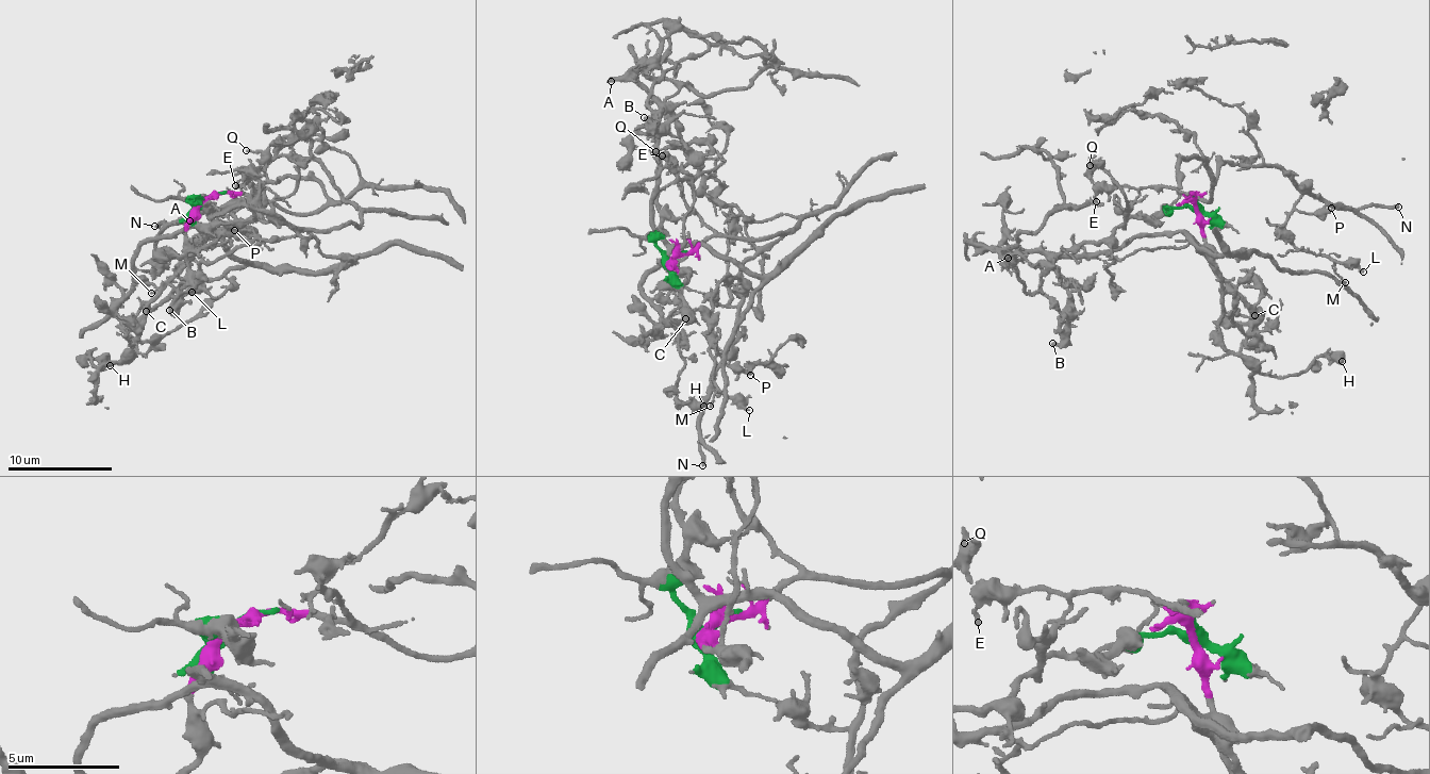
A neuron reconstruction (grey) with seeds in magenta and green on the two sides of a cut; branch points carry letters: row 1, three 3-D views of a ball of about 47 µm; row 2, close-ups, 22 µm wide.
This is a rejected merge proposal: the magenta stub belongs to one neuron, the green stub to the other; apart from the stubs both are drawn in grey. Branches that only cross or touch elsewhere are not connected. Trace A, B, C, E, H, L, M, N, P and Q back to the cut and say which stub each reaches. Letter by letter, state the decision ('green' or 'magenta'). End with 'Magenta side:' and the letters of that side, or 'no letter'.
A: green
B: green
C: magenta
E: magenta
H: magenta
L: magenta
M: magenta
N: magenta
P: magenta
Q: green
Magenta side: C, E, H, L, M, N, P

